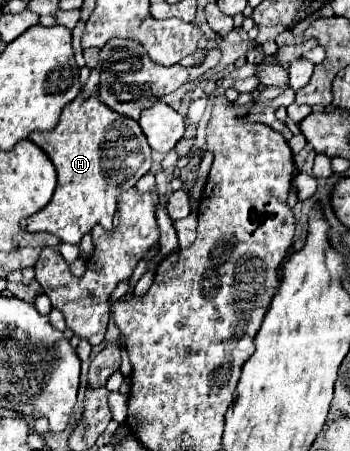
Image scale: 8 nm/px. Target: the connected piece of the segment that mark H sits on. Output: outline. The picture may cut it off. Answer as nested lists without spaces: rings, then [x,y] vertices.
[[[80,94],[74,102],[70,102],[70,106],[66,106],[62,110],[60,122],[54,130],[32,132],[28,138],[34,144],[38,144],[52,160],[52,164],[58,172],[58,186],[56,186],[56,192],[54,192],[50,204],[46,208],[42,208],[40,212],[22,220],[20,226],[26,232],[50,232],[50,234],[58,236],[60,242],[66,242],[66,244],[80,244],[82,236],[98,224],[104,230],[112,230],[112,218],[116,212],[118,196],[122,194],[122,190],[132,188],[152,166],[152,158],[150,158],[152,150],[150,150],[138,122],[130,120],[126,116],[118,116],[114,110],[106,108],[98,100],[98,94],[92,94],[92,98],[88,98],[88,100],[84,100]]]

